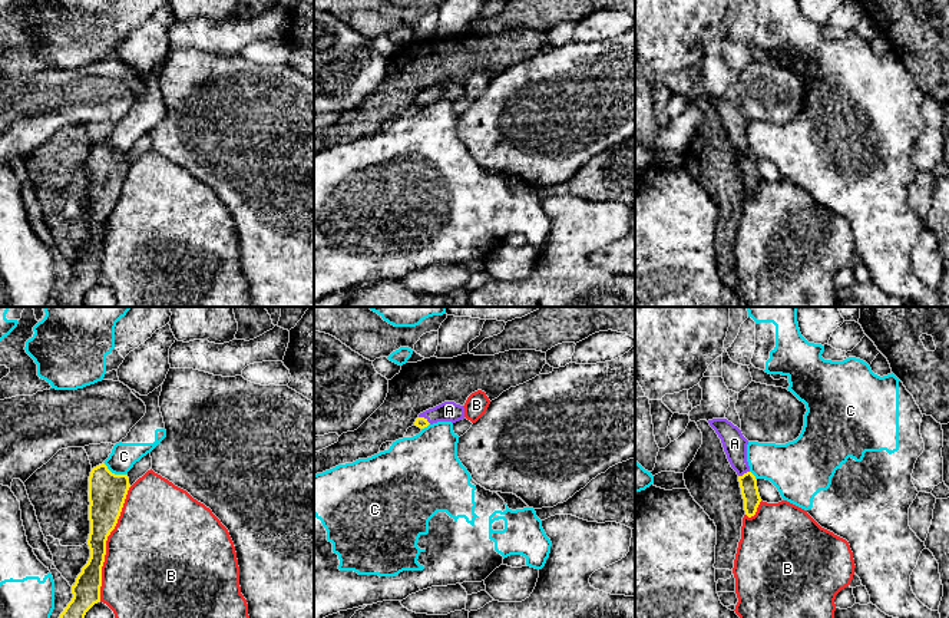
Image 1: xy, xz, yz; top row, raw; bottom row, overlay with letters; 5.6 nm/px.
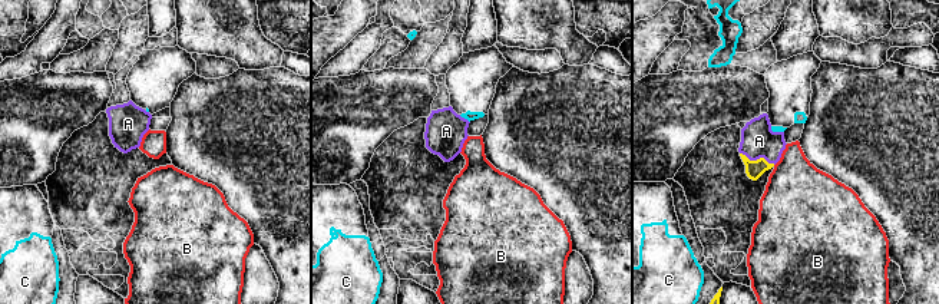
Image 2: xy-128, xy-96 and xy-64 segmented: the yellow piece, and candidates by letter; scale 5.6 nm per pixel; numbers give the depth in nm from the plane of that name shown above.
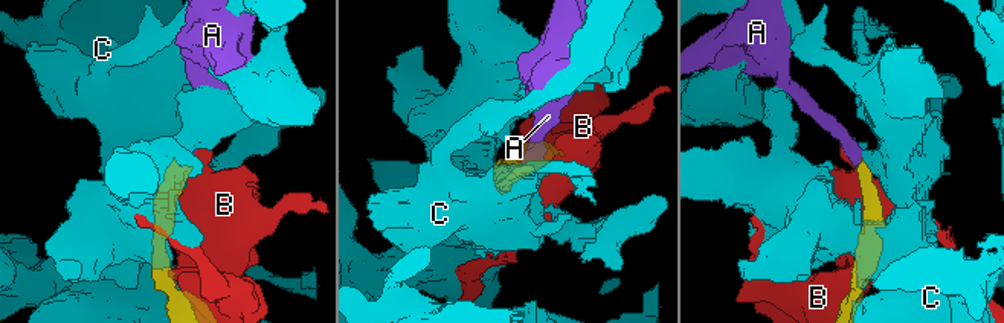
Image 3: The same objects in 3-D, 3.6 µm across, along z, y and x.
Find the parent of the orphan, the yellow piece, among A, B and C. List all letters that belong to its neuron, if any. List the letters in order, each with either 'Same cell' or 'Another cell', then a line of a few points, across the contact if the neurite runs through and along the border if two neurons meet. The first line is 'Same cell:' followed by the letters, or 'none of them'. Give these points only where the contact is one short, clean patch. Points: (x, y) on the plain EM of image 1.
Same cell: A
A: Same cell. Line: xz (420, 101), (423, 96), (449, 89)
B: Another cell
C: Another cell

